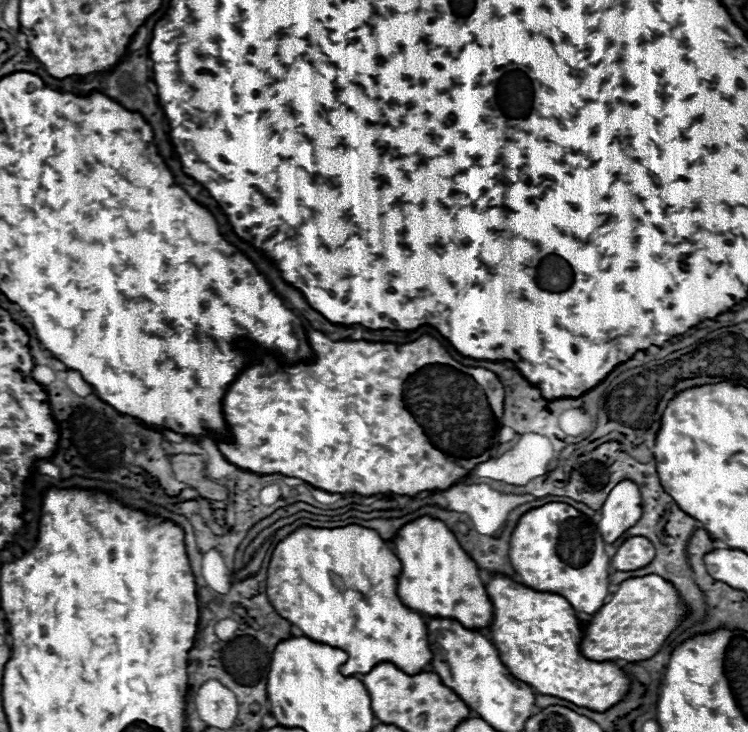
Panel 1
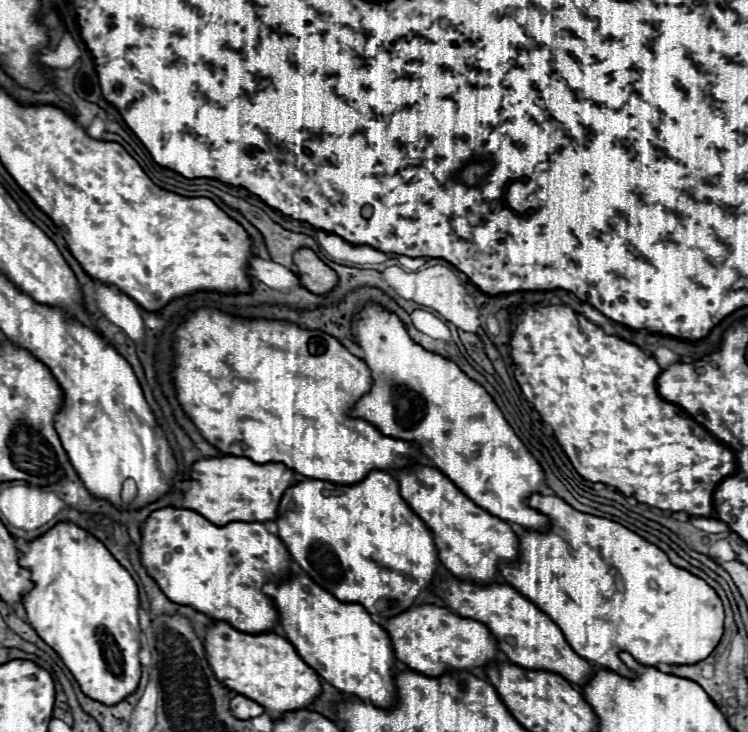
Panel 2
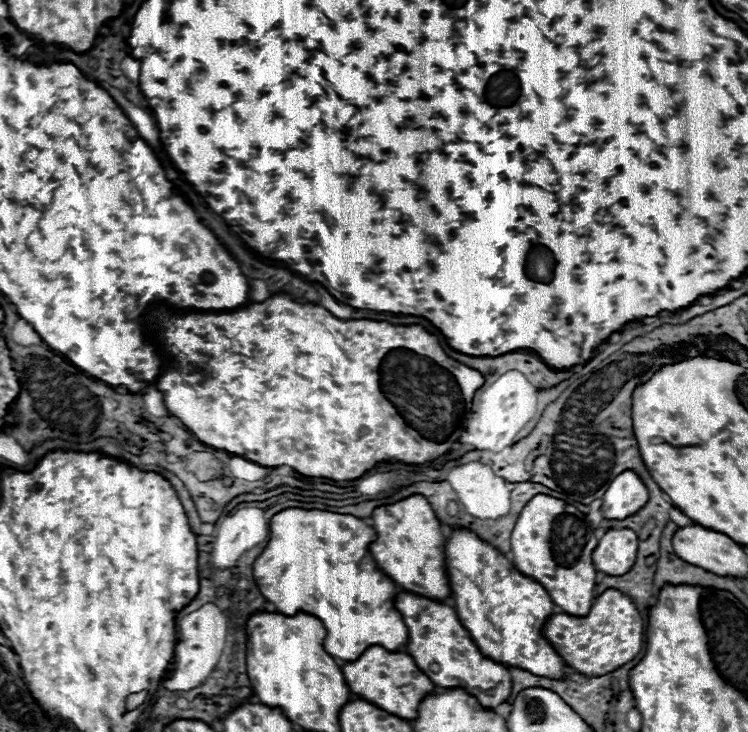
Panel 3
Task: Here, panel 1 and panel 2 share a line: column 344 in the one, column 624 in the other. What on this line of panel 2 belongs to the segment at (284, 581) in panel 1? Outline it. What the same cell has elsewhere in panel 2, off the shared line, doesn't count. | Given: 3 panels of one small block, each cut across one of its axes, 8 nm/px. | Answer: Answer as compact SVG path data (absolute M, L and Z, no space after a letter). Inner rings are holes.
M538 494L530 496L528 506L546 514L552 520L552 528L548 532L524 532L520 536L518 560L514 564L500 564L500 576L522 596L530 596L528 600L550 616L576 654L620 676L634 676L620 660L620 652L628 652L638 664L652 668L658 664L698 664L714 652L724 632L724 610L714 588L702 578L674 566L658 546L626 526L578 512L562 498Z

